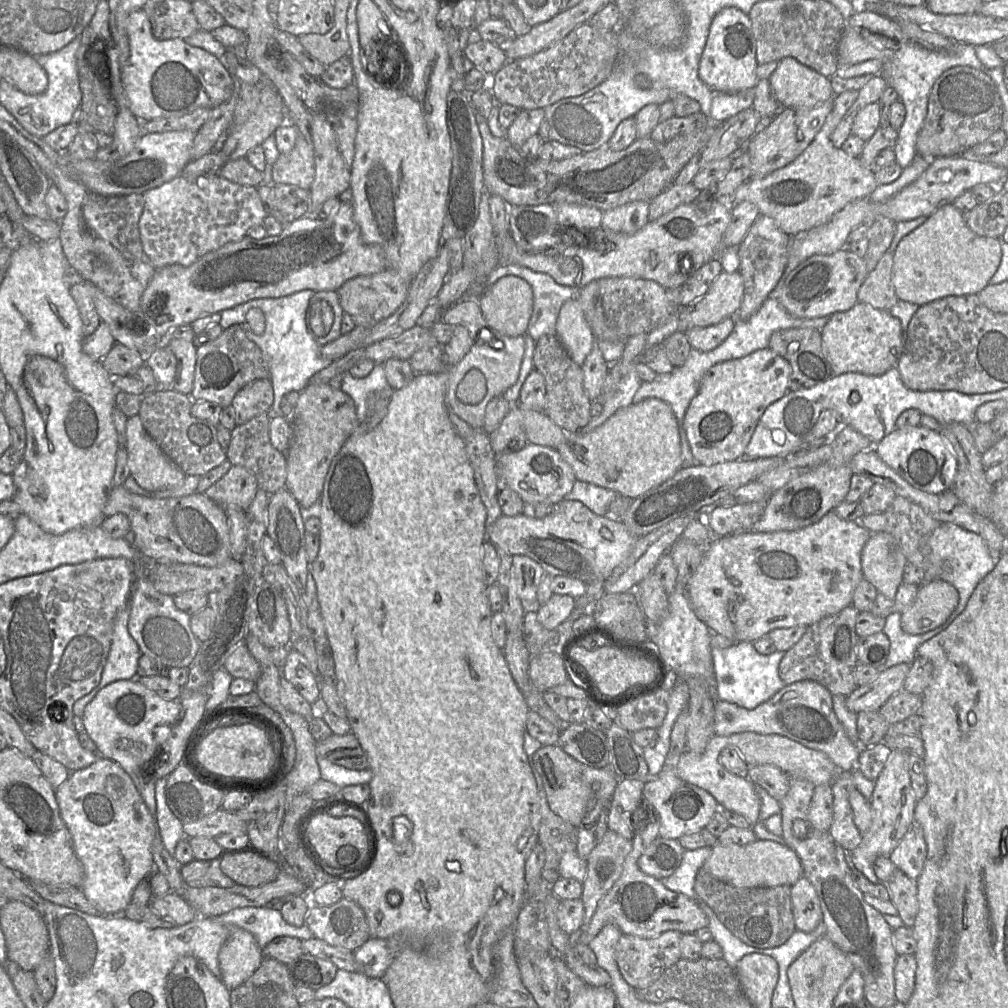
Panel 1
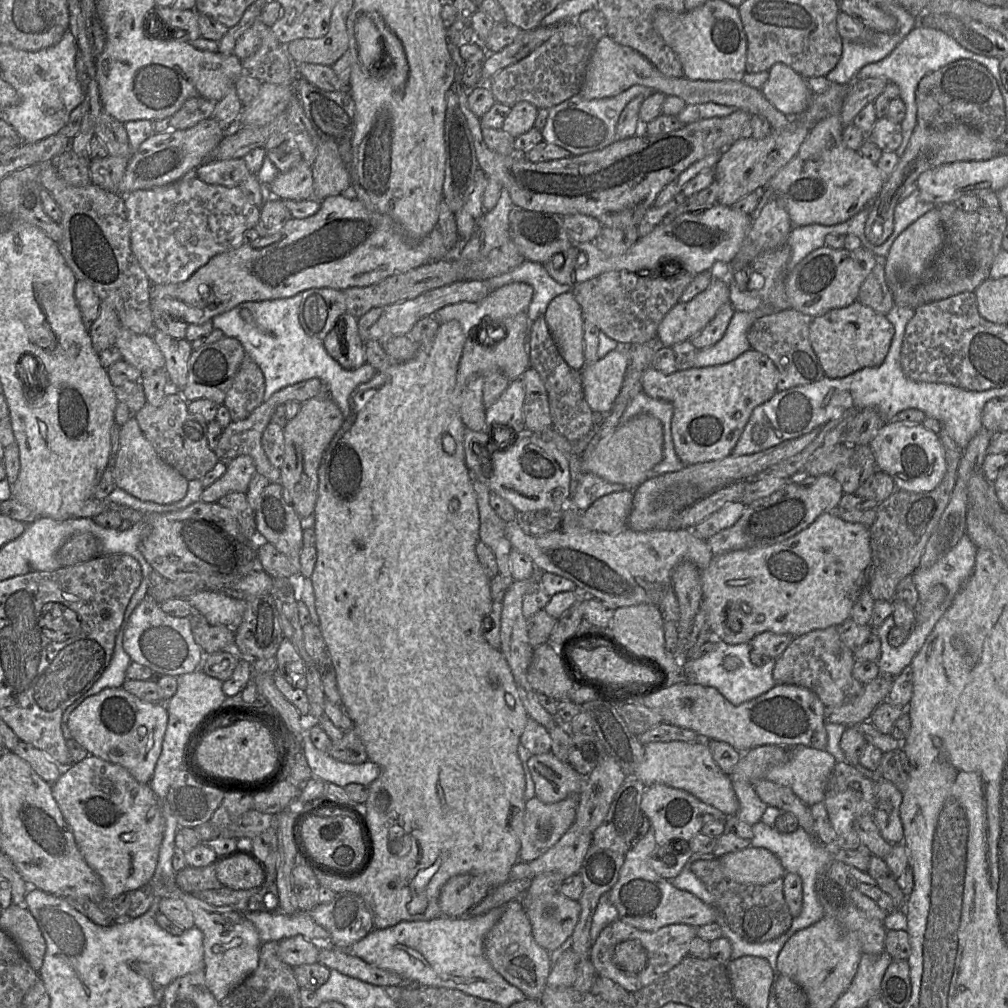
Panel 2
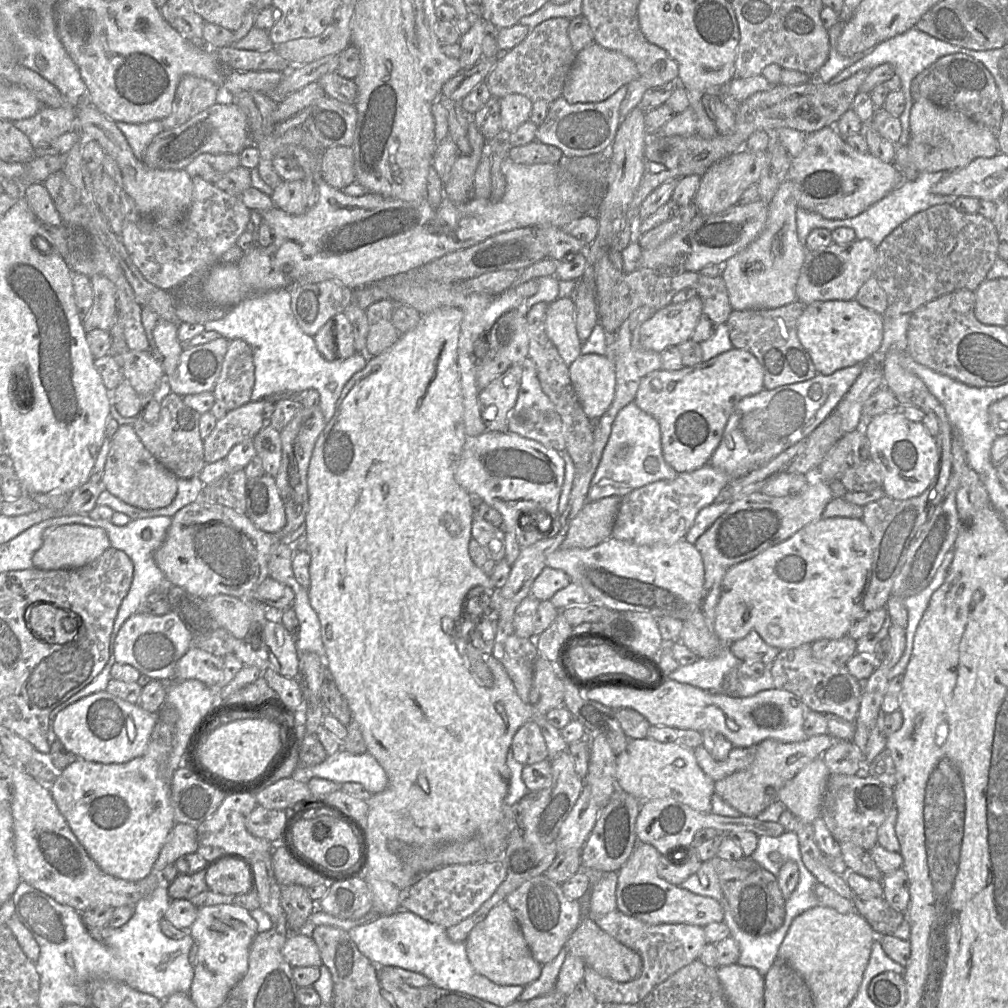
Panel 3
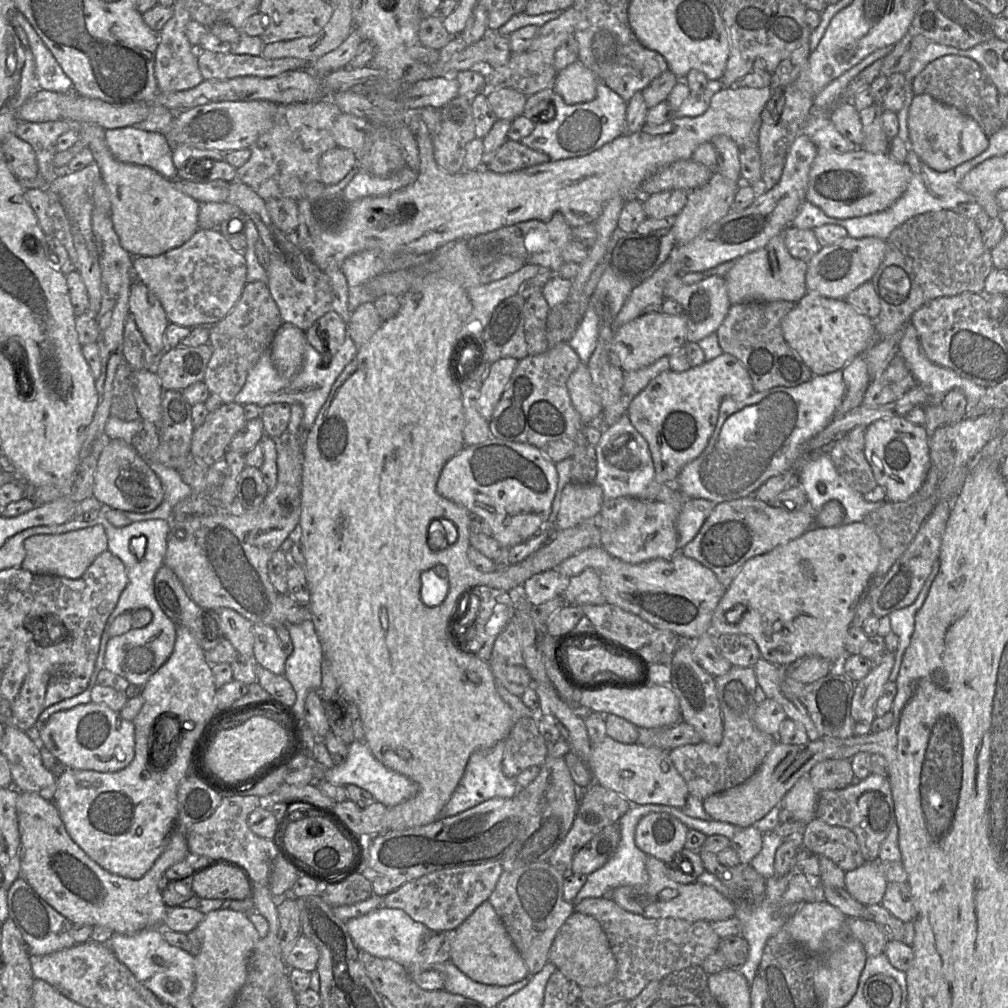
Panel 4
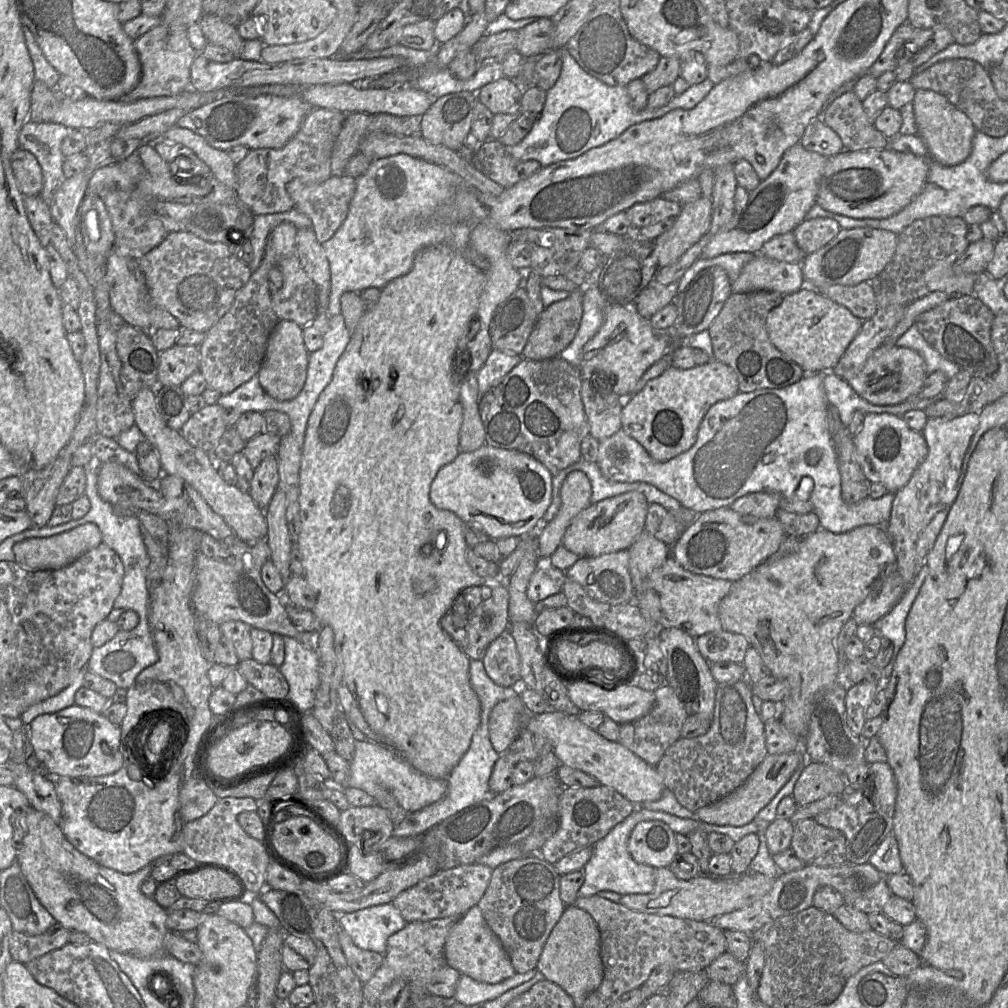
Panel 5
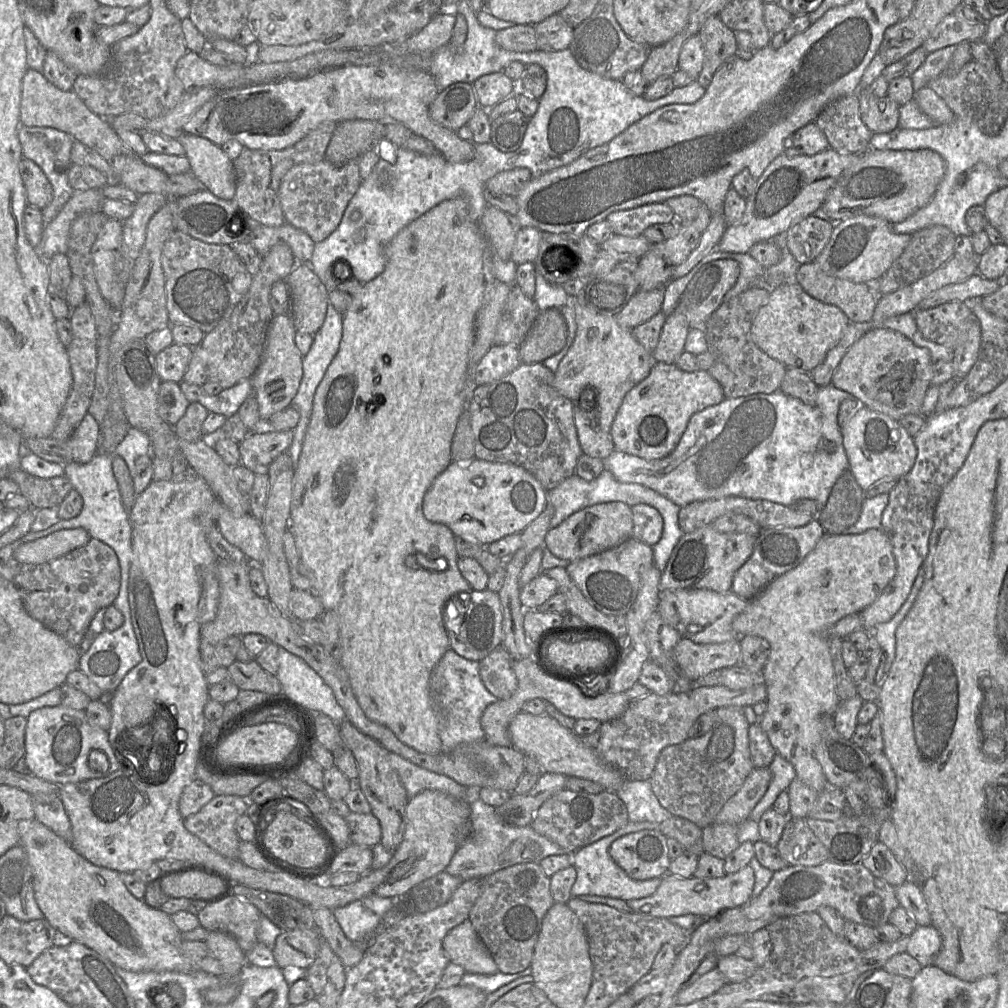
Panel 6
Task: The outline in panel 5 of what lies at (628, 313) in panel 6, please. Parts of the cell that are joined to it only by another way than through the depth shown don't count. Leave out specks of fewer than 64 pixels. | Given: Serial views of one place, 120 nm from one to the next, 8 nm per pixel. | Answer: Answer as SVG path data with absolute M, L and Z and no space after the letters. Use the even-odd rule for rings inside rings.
M677 283L669 285L650 284L634 300L632 307L644 318L672 303L678 294Z

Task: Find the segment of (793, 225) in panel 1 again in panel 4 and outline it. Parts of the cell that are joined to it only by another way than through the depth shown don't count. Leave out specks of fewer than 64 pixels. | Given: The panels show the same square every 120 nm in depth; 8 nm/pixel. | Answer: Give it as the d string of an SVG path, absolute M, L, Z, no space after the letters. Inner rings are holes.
M862 148L850 152L819 149L810 166L806 200L832 218L865 216L890 207L906 191L910 179L911 169L908 164L896 161L888 153L872 153Z

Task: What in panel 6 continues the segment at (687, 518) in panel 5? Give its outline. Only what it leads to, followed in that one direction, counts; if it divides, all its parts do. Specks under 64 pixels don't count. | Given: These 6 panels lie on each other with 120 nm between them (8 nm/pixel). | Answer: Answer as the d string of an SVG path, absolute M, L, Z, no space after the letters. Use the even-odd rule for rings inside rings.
M638 503L631 506L633 515L632 537L653 547L661 538L663 517L653 506Z

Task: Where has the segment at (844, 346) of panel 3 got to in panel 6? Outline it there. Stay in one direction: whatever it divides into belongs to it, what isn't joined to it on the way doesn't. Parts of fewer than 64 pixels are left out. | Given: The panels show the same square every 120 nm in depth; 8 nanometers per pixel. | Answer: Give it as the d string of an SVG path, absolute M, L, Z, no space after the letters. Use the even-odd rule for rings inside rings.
M791 280L770 289L769 299L755 315L750 333L754 343L770 357L786 366L812 370L838 344L848 323L839 308L813 298Z

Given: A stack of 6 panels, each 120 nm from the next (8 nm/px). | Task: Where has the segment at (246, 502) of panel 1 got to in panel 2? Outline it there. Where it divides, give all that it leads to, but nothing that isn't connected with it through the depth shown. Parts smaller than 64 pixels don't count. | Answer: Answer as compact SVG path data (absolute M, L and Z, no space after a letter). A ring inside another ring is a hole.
M248 455L238 456L228 463L226 472L219 479L203 489L201 500L214 503L231 492L246 493L255 473L253 459Z

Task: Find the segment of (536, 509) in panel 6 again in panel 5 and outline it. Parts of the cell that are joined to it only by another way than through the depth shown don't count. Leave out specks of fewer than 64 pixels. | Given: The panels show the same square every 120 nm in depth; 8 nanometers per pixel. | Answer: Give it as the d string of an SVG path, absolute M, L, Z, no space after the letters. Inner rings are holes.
M483 444L480 448L472 452L460 452L457 457L449 464L443 466L436 474L431 483L429 498L433 505L441 510L448 510L455 513L464 523L473 523L482 528L491 540L499 540L511 536L526 536L537 533L538 529L543 523L543 516L548 509L552 500L552 478L550 471L537 459L529 454L509 450L503 448L496 448Z

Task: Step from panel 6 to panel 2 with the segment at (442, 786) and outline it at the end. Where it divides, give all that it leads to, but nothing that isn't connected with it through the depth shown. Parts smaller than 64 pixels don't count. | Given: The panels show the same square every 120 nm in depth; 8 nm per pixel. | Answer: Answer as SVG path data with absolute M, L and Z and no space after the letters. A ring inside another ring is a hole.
M306 731L302 733L302 750L313 777L325 783L342 787L350 783L370 785L380 774L380 767L370 760L359 764L342 762L317 749Z

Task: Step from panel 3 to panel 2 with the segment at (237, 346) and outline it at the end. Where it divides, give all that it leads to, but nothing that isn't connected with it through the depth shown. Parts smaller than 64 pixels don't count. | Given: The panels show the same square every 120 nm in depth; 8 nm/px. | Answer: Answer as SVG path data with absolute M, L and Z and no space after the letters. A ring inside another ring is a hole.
M245 356L224 399L232 421L246 419L264 402L265 377L256 362Z

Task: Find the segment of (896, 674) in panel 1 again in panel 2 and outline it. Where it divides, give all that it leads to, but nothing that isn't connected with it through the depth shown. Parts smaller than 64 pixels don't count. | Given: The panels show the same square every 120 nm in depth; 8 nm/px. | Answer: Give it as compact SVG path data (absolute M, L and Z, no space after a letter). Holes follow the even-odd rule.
M880 674L863 685L862 692L853 700L840 706L825 707L826 723L857 725L868 721L873 710L886 701L892 686L892 677Z

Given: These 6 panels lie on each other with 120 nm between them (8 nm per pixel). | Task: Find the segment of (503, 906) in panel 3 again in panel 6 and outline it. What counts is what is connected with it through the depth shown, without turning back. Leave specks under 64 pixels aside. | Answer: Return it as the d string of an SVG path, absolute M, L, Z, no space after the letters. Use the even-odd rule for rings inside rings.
M468 918L447 933L442 947L449 961L462 966L466 972L485 975L498 972L491 953Z

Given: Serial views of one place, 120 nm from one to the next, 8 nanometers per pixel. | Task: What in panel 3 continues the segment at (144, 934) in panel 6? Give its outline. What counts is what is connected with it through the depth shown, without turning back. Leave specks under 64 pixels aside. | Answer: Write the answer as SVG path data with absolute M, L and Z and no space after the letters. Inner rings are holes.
M12 764L10 810L19 875L23 882L50 896L59 904L69 906L79 913L97 906L135 906L159 884L162 871L167 865L174 863L183 855L197 852L197 826L176 823L162 846L151 872L145 878L130 882L108 875L90 858L74 836L53 800L49 787L40 784L22 766Z

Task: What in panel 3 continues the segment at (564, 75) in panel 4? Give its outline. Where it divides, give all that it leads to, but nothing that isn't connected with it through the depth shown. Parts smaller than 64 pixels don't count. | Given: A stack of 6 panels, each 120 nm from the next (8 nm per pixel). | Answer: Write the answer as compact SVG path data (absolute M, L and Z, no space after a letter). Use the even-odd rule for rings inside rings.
M596 43L577 53L566 79L562 96L569 104L598 103L613 95L638 77L635 63L619 52L608 50Z

